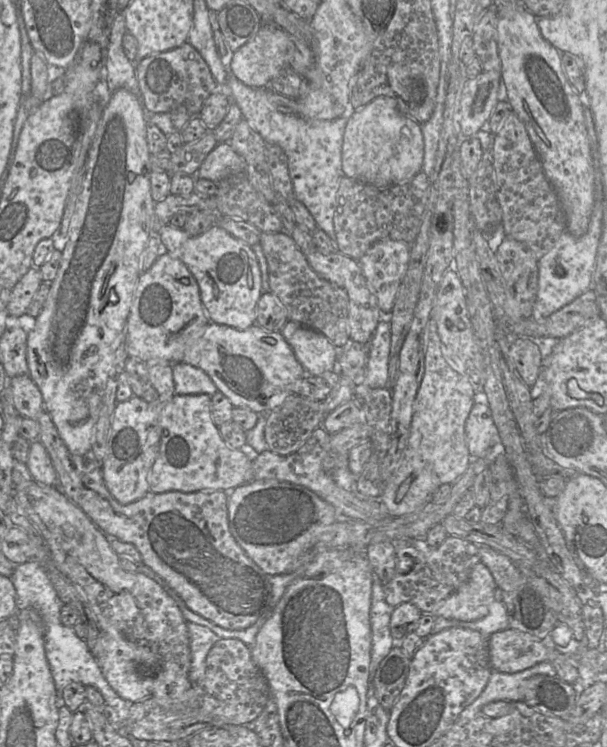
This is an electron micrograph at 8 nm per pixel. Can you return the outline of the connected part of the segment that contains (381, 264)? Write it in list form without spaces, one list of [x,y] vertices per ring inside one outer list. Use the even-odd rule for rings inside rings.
[[[382,239],[373,243],[358,260],[384,317],[391,313],[408,269],[410,246],[411,244],[405,242]]]

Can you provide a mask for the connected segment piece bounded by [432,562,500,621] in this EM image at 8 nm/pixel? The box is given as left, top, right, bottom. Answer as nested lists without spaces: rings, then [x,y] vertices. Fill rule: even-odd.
[[[478,562],[468,580],[437,608],[434,617],[476,621],[485,617],[490,604],[499,597],[499,589],[489,569]]]

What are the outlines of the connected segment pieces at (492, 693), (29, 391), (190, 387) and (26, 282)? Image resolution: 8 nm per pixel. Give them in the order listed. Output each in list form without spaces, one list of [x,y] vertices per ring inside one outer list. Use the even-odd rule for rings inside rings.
[[[540,662],[517,673],[492,671],[489,681],[482,693],[459,715],[458,720],[472,720],[481,713],[483,706],[495,701],[523,701],[525,681],[532,676],[543,674],[554,677],[557,672],[548,662]]]
[[[29,375],[9,378],[7,388],[17,412],[25,418],[37,419],[44,409],[44,402],[38,387]]]
[[[176,362],[172,364],[172,374],[175,394],[206,394],[212,396],[217,392],[215,384],[200,368],[184,362]]]
[[[32,266],[14,286],[7,305],[10,316],[23,316],[43,282],[39,268]]]

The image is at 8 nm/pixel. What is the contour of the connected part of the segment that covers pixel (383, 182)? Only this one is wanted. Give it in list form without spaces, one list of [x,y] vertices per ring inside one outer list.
[[[378,96],[348,119],[342,145],[342,171],[346,177],[377,188],[403,184],[422,171],[423,157],[421,125],[402,114],[394,98]]]

